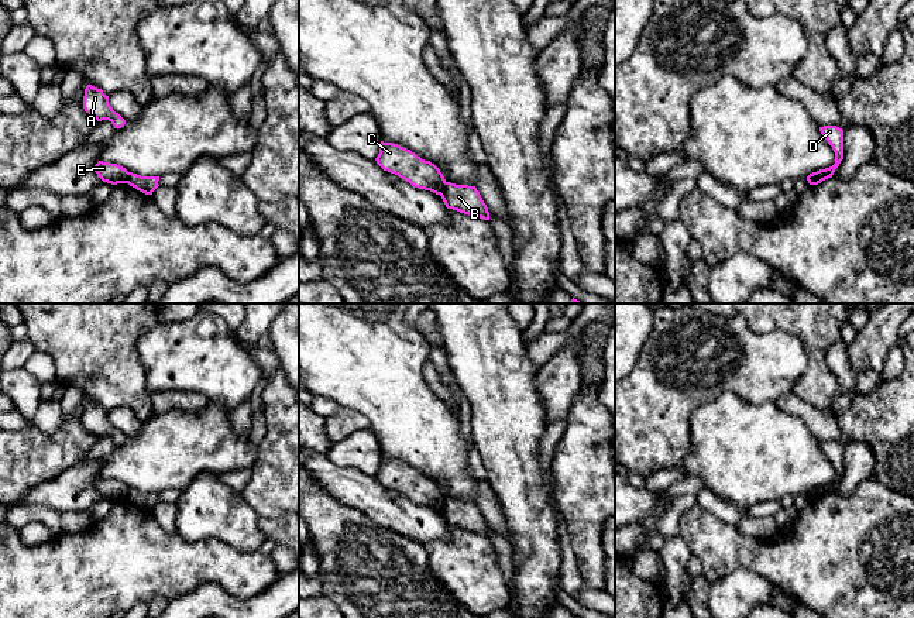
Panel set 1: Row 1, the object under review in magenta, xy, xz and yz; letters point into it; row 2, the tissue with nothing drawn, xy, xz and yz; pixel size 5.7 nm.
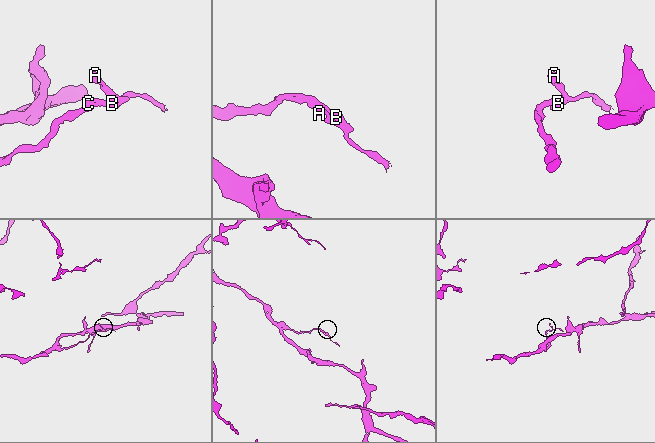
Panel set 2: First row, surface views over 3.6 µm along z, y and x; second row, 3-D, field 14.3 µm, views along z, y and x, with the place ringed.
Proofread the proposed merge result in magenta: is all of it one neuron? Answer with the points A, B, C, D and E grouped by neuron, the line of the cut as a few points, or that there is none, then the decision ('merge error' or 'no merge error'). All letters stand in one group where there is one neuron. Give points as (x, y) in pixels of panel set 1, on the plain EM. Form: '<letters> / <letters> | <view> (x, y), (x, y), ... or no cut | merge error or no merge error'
A B D / C E | xz (446, 498), (439, 510) | merge error

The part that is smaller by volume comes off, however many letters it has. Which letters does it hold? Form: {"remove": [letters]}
{"remove": ["A", "B", "D"]}

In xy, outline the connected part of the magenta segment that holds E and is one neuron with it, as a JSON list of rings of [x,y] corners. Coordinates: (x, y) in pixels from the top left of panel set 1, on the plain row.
[[[99,477],[95,481],[95,488],[97,492],[107,499],[117,501],[117,499],[127,499],[128,497],[128,487],[117,480],[103,478]]]

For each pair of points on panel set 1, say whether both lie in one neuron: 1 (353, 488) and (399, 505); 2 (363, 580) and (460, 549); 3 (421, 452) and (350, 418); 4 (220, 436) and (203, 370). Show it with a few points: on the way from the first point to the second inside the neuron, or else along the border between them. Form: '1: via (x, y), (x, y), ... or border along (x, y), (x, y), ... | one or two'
1: via (364, 493), (382, 505), (388, 505) | one
2: border along (421, 543), (428, 556), (432, 574), (445, 589) | two
3: border along (343, 408), (358, 411), (367, 419), (371, 429) | two
4: border along (209, 400), (217, 401), (229, 414) | two

